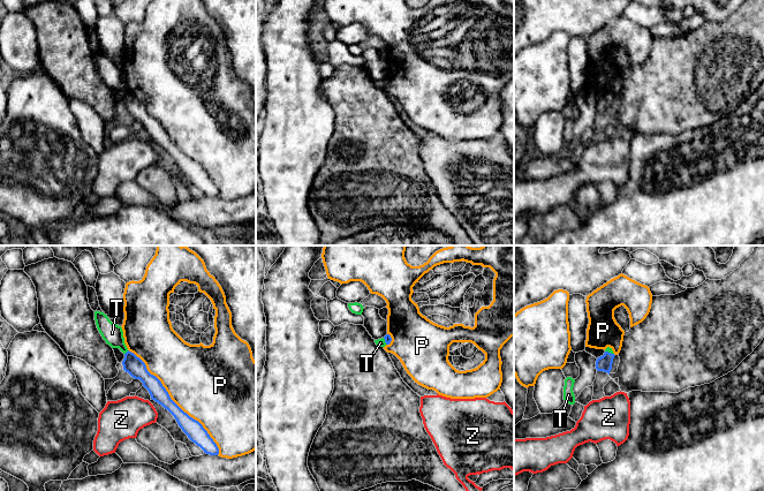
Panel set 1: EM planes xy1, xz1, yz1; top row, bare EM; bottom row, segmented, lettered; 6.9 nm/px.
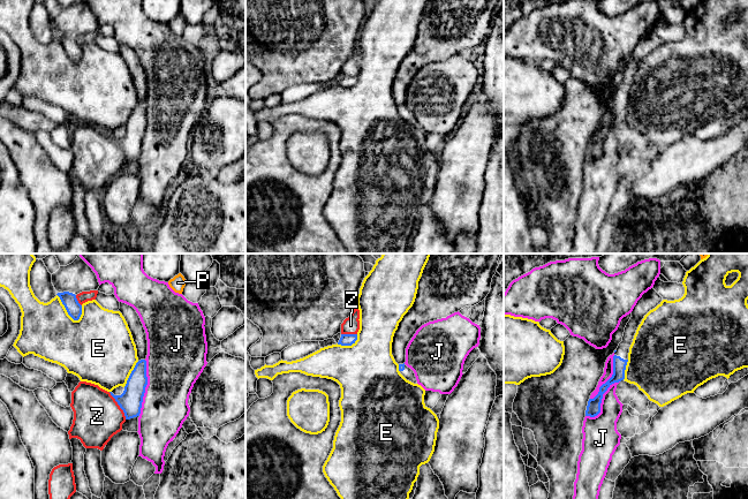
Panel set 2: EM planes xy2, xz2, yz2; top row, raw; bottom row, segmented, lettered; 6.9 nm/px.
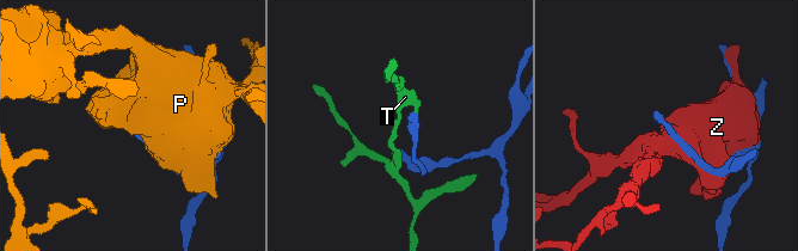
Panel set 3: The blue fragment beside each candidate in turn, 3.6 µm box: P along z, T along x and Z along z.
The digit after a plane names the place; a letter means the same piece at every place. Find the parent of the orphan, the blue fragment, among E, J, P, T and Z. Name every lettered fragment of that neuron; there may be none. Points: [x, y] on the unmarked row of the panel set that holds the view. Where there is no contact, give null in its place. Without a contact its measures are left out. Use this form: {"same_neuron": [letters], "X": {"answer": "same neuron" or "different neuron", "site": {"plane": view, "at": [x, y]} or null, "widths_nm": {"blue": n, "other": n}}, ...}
{"same_neuron": [], "E": {"answer": "different neuron", "site": {"plane": "xy2", "at": [66, 51]}, "widths_nm": {"blue": 110, "other": 380}}, "J": {"answer": "different neuron", "site": {"plane": "xy2", "at": [145, 128]}, "widths_nm": {"blue": 160, "other": 380}}, "P": {"answer": "different neuron", "site": {"plane": "xy1", "at": [174, 144]}, "widths_nm": {"blue": 130, "other": 480}}, "T": {"answer": "different neuron", "site": {"plane": "xy1", "at": [126, 95]}, "widths_nm": {"blue": 140, "other": 140}}, "Z": {"answer": "different neuron", "site": {"plane": "xy2", "at": [119, 146]}, "widths_nm": {"blue": 160, "other": 340}}}

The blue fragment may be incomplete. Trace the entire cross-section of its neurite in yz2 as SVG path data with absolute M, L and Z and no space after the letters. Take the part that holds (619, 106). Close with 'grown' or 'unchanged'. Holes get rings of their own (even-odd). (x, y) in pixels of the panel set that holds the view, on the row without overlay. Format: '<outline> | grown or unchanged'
M653 30L644 35L637 43L632 53L632 59L625 69L622 83L619 85L613 98L613 116L605 126L599 129L598 136L594 141L589 141L585 158L597 158L600 154L603 136L612 126L625 121L625 112L628 104L629 89L633 84L636 71L644 58L650 52L660 46L662 43L663 39Z | grown

